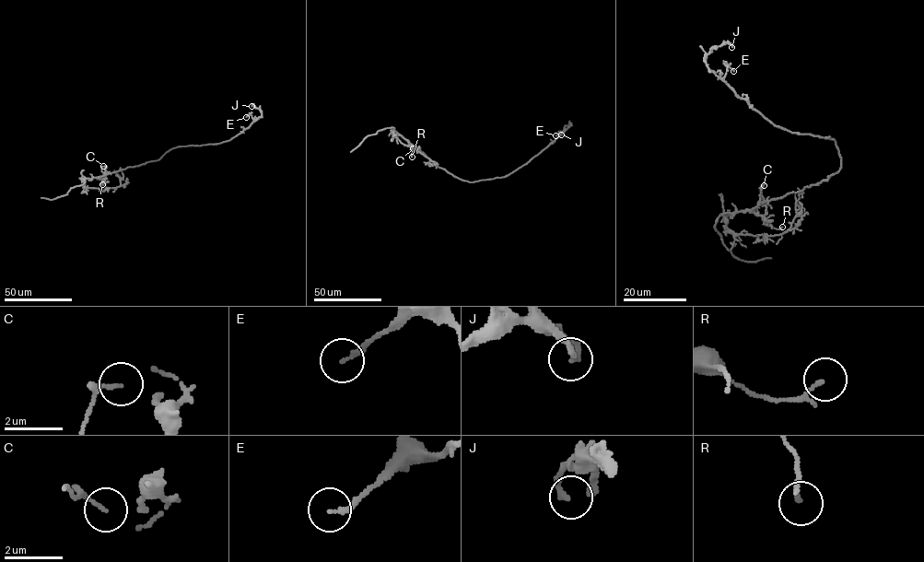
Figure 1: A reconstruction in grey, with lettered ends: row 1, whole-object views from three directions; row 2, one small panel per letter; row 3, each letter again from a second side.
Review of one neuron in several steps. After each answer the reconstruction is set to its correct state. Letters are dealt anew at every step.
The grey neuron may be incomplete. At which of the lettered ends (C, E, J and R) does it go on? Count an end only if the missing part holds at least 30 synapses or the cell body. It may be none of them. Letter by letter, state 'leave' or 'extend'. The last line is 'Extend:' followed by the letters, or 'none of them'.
C: leave
E: leave
J: leave
R: leave
Extend: none of them

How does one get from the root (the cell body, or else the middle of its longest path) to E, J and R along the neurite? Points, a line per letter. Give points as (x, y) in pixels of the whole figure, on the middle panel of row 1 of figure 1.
E: (460, 179), (473, 182), (507, 176), (525, 164), (564, 132), (555, 135)
J: (460, 179), (473, 182), (507, 176), (546, 147), (570, 123), (565, 126), (561, 134)
R: (460, 179), (437, 167), (410, 144), (412, 157)

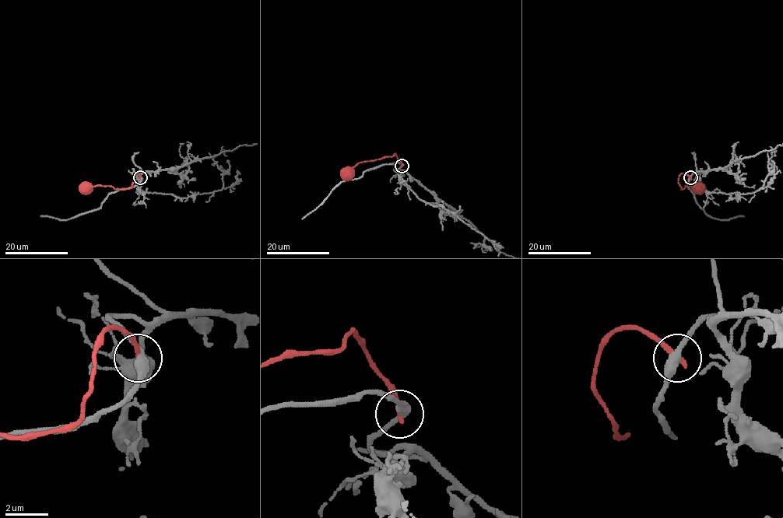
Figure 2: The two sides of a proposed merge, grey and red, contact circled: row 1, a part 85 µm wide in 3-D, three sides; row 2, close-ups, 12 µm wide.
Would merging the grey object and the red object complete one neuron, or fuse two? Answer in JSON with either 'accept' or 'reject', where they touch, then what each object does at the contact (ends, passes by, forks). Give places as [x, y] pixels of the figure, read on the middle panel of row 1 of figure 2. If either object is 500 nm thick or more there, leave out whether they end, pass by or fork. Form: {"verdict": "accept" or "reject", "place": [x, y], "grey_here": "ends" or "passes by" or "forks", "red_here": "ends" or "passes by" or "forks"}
{"verdict": "reject", "place": [402, 166], "grey_here": "passes by", "red_here": "ends"}

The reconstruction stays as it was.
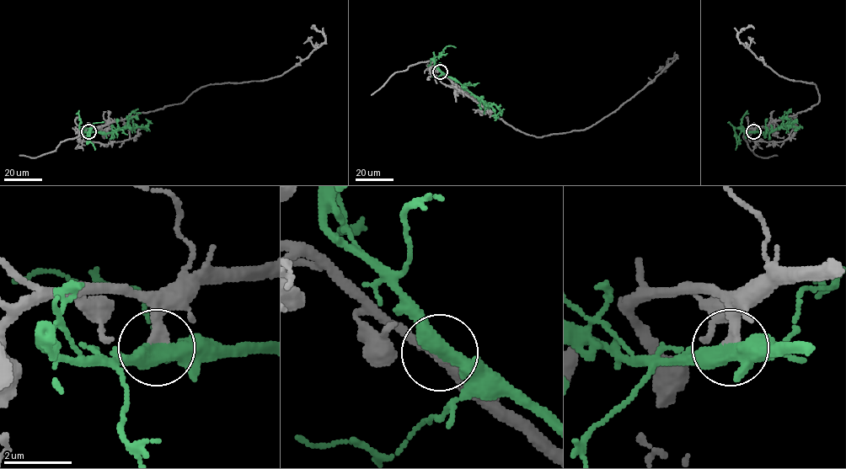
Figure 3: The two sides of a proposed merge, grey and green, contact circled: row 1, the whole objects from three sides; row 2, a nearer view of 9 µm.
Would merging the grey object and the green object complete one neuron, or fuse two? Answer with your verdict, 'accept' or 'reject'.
accept

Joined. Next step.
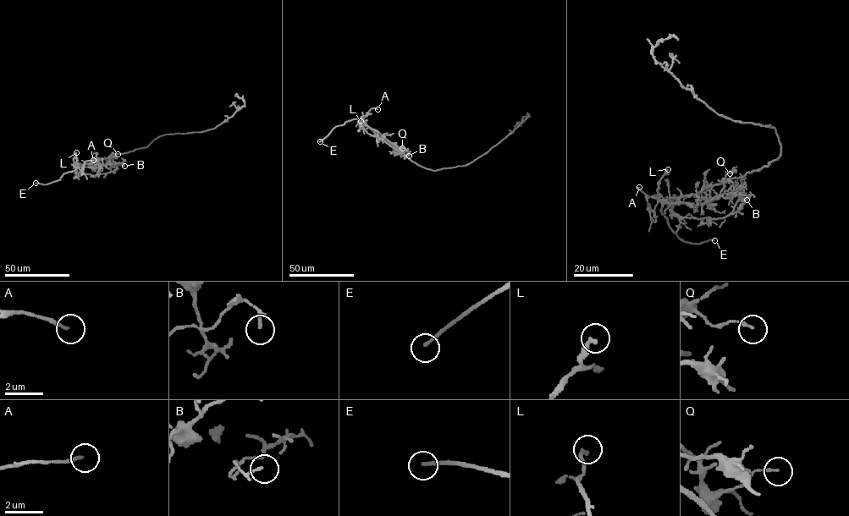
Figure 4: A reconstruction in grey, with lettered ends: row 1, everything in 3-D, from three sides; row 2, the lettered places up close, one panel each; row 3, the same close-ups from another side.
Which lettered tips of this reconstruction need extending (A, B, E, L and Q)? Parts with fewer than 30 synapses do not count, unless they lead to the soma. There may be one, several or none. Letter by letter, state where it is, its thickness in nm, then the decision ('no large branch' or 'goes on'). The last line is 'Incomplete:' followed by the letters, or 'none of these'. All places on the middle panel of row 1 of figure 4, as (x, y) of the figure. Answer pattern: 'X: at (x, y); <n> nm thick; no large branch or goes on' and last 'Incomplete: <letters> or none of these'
A: at (377, 109); 160 nm thick; no large branch
B: at (409, 156); 120 nm thick; no large branch
E: at (320, 141); 180 nm thick; goes on
L: at (361, 121); 240 nm thick; no large branch
Q: at (402, 148); 120 nm thick; no large branch
Incomplete: E

